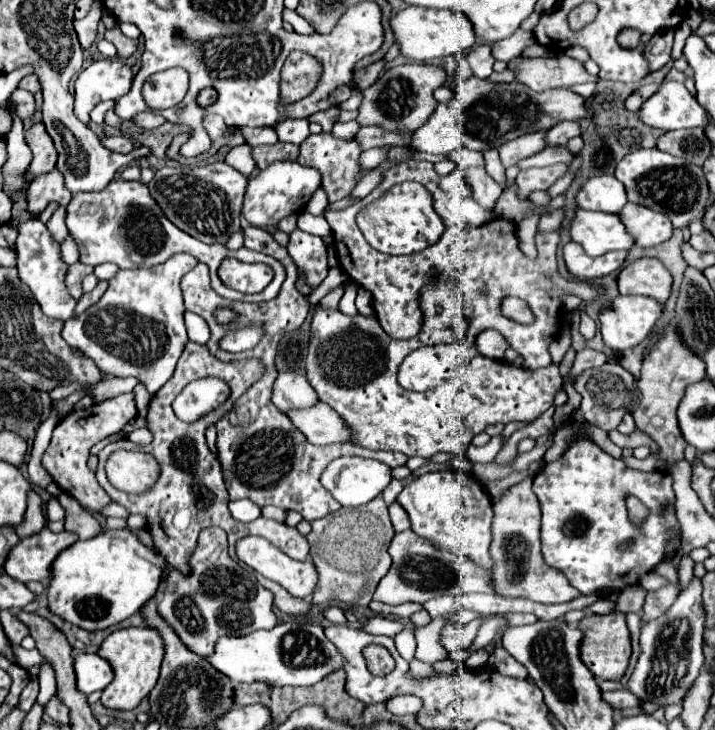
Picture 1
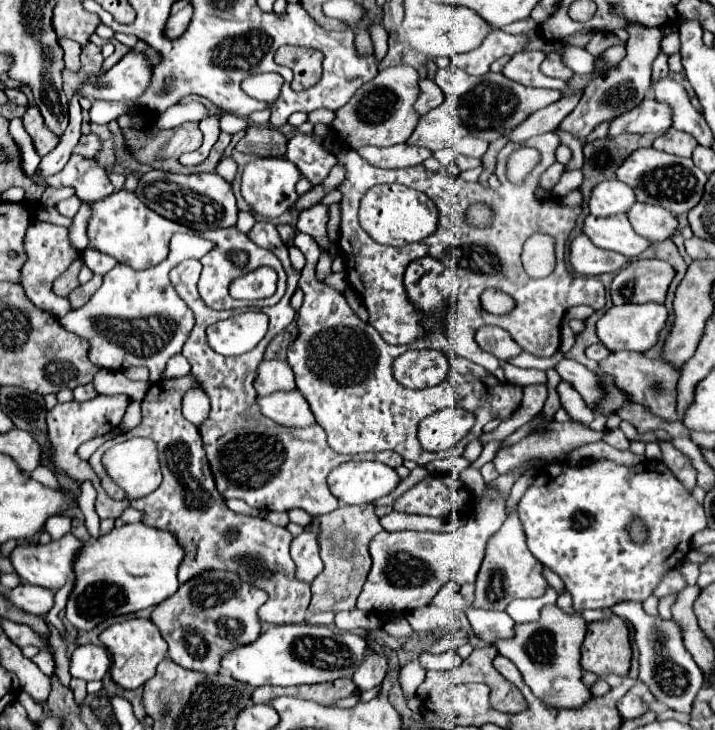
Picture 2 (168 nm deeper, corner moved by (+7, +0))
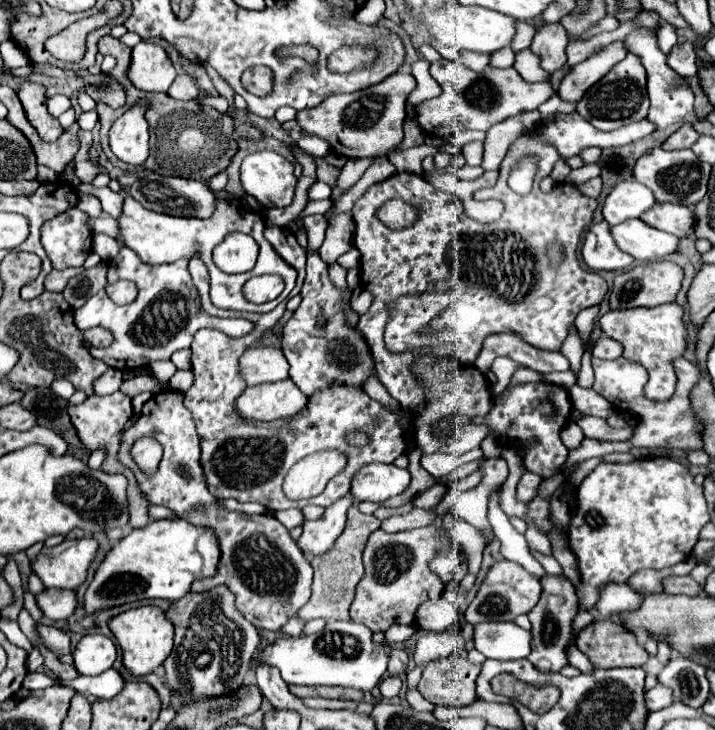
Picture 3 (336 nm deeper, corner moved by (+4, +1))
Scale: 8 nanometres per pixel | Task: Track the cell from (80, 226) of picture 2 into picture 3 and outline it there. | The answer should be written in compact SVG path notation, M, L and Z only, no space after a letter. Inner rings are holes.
M79 194L79 204L77 204L77 208L83 210L83 212L87 212L91 218L101 216L101 212L103 212L99 198L93 196L93 194Z

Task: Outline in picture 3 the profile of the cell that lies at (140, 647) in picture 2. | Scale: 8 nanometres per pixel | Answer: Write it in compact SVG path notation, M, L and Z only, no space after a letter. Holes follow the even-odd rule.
M145 604L139 608L131 608L127 612L121 612L109 620L109 628L115 634L121 650L123 650L123 664L135 676L143 676L143 674L153 672L171 654L173 624L169 622L169 618L165 616L165 612L159 606Z

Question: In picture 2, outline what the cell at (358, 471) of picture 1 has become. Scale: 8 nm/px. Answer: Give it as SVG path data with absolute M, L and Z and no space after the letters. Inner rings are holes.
M348 461L334 467L328 475L332 495L344 505L374 503L388 495L398 481L396 471L378 461Z

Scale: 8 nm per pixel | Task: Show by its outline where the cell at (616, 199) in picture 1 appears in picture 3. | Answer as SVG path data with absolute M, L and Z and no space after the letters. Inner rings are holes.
M635 180L617 184L613 192L607 196L603 206L605 220L613 224L621 224L631 218L639 218L643 212L647 212L655 204L655 196L651 190Z

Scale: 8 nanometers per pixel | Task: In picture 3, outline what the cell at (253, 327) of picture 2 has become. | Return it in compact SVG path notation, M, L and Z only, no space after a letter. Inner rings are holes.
M121 246L119 254L107 264L107 280L109 284L117 280L133 280L137 284L139 296L135 302L127 306L117 306L107 296L105 290L95 294L87 304L83 304L79 310L73 312L75 324L81 330L103 326L115 334L115 342L109 348L95 348L95 358L109 362L111 366L125 368L125 370L137 370L153 360L167 360L173 352L181 348L189 348L193 334L199 328L219 328L221 332L227 332L227 336L245 336L253 328L253 322L243 318L215 318L209 316L201 308L201 298L193 286L193 280L187 270L187 260L179 260L175 264L167 266L151 266L145 264L131 248Z

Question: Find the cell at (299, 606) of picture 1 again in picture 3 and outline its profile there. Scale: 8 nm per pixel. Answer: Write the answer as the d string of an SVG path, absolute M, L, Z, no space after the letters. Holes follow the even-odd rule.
M159 392L145 406L139 420L125 430L119 460L135 472L139 488L147 494L151 504L161 504L175 510L185 520L215 528L219 546L223 550L219 572L211 580L197 580L191 592L207 592L215 586L227 586L235 594L235 606L257 628L277 632L291 616L307 604L311 596L313 568L305 562L295 540L291 540L287 528L269 514L247 516L239 512L227 512L219 508L219 500L207 492L203 484L203 472L199 472L199 436L187 408L183 408L181 392ZM149 436L163 446L163 458L153 476L147 476L131 458L131 446L135 440Z

